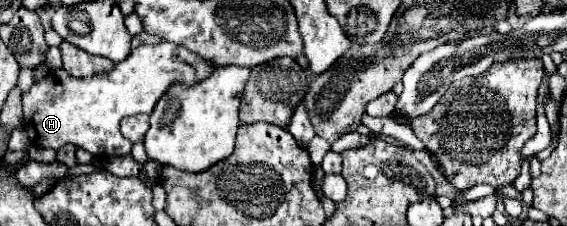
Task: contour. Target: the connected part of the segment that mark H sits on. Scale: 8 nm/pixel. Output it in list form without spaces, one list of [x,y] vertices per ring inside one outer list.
[[[160,42],[160,44],[142,44],[134,48],[134,52],[128,54],[126,60],[114,64],[112,70],[86,76],[86,78],[74,78],[66,70],[56,68],[50,70],[42,80],[34,82],[32,88],[22,96],[22,110],[24,110],[24,130],[28,132],[28,138],[34,146],[40,148],[52,148],[58,150],[64,144],[76,144],[90,154],[98,158],[108,158],[108,156],[126,156],[132,148],[132,144],[120,134],[120,120],[124,116],[134,116],[140,112],[152,112],[156,100],[168,90],[172,82],[182,82],[182,84],[194,84],[200,82],[212,72],[212,64],[204,62],[198,54],[192,54],[190,50],[184,50],[184,46],[176,46],[172,42]]]

